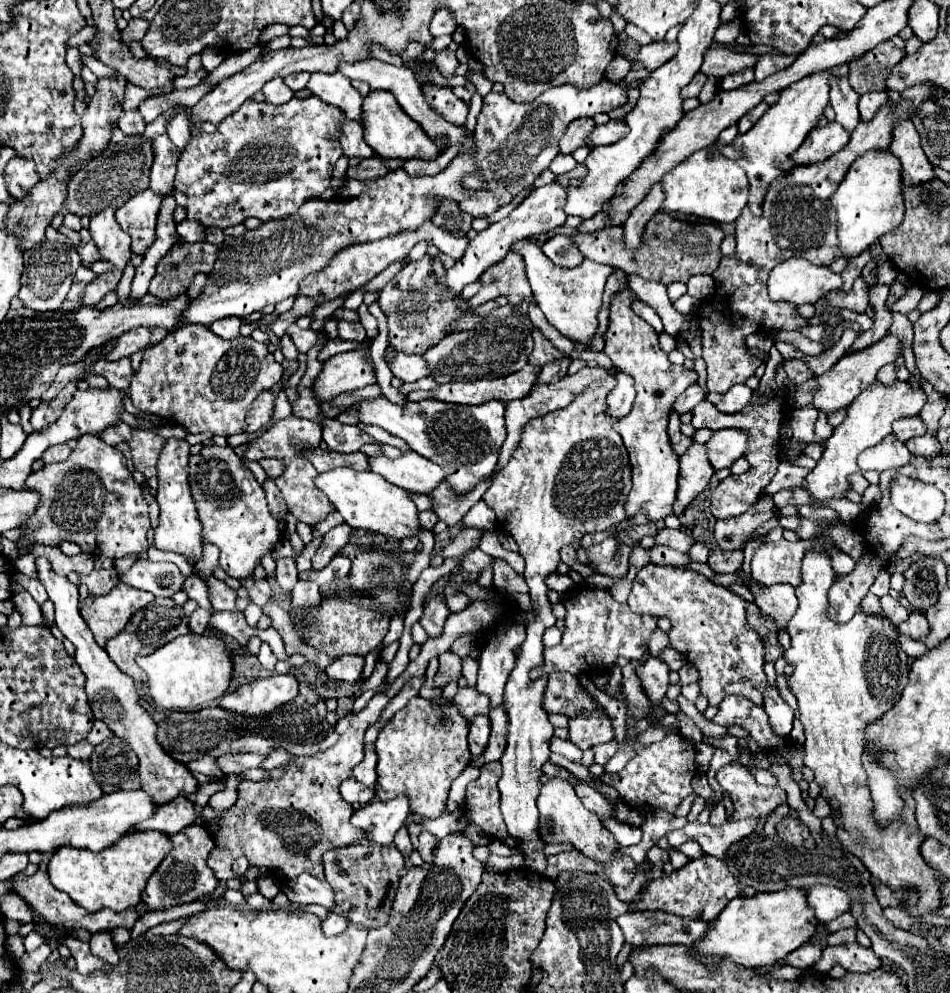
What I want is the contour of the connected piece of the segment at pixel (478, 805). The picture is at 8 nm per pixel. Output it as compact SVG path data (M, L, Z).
M498 762L482 766L480 776L466 790L466 818L492 838L506 836L506 824L500 816L500 792L496 786L500 776L502 766Z

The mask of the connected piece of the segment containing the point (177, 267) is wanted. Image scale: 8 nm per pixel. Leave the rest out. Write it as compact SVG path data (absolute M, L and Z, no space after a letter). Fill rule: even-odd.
M208 242L172 246L172 250L160 260L148 292L166 300L186 292L186 286L196 272L212 272L218 252L220 250Z

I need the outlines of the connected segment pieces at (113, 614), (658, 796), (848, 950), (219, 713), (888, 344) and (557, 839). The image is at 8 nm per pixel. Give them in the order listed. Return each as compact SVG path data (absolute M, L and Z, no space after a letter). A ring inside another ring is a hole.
M120 582L106 596L88 596L80 608L80 614L94 634L98 646L124 630L134 612L148 606L156 596L144 590L136 590Z
M668 732L662 742L650 744L640 748L636 758L632 758L624 770L618 774L604 772L602 782L610 784L614 782L614 788L620 792L620 798L630 807L646 811L647 806L653 809L676 810L684 798L692 794L690 780L696 774L696 762L694 762L694 744L690 740L684 740L676 732Z
M842 944L842 946L826 946L822 950L822 958L814 964L816 972L828 974L832 966L840 964L846 972L872 972L882 966L880 958L872 952L872 948L862 948L858 944Z
M302 694L284 704L284 708L276 708L268 720L260 720L260 716L236 716L234 712L214 706L198 712L172 712L158 724L158 742L174 760L182 764L188 764L204 754L214 758L236 752L268 756L276 748L284 748L292 756L316 756L324 748L336 744L336 738L338 732L334 726L330 726L326 718L318 718L316 706L308 704Z
M888 334L888 336L882 338L878 344L870 346L870 348L866 348L866 350L860 350L860 352L854 352L854 354L846 354L830 372L826 372L826 374L822 374L822 376L816 376L820 388L818 388L818 392L814 394L814 408L820 410L820 412L824 412L826 416L828 416L830 412L838 412L838 410L842 410L842 408L848 408L850 402L852 402L864 388L868 388L868 386L874 382L876 372L878 372L884 364L894 362L898 356L900 356L900 342L898 342L892 334Z
M552 778L542 786L538 796L538 810L540 810L540 836L548 844L572 844L582 852L586 858L600 862L604 866L604 876L616 886L628 886L636 872L636 862L628 856L618 854L620 844L616 842L614 834L604 828L600 818L584 808L580 798L576 796L574 788L564 782L562 778Z

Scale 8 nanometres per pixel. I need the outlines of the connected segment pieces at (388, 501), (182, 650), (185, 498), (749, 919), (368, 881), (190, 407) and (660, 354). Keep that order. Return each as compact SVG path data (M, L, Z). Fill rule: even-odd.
M334 468L334 470L318 474L314 482L330 498L336 510L344 516L346 524L352 528L370 530L374 534L384 534L394 540L414 538L422 530L418 508L410 500L408 492L390 484L386 478L382 478L376 472L356 472L352 468Z
M186 634L164 644L150 656L136 658L138 666L148 674L150 696L162 708L204 708L224 696L230 688L234 662L222 638Z
M168 440L160 458L158 458L158 492L156 500L160 504L160 526L154 532L154 546L164 552L178 552L190 558L194 574L198 568L194 566L202 558L202 528L196 516L196 504L192 500L192 492L188 486L188 458L190 444L186 440Z
M784 888L780 892L762 892L752 898L734 898L712 922L708 936L692 948L702 958L732 958L748 968L772 966L786 954L810 942L818 926L812 908L806 902L806 888Z
M372 842L336 848L324 854L324 876L336 892L336 904L350 924L364 928L380 928L388 922L388 914L396 896L404 858L394 846L378 846Z
M192 324L146 348L140 370L130 384L130 398L138 410L154 414L164 422L172 420L190 434L210 430L218 436L232 436L242 432L252 400L280 382L282 372L268 348L254 338L222 340L210 328ZM148 392L154 398L148 398Z
M624 280L624 288L610 300L610 322L608 330L602 334L602 352L612 360L616 370L634 378L636 388L636 400L632 404L632 410L616 420L616 432L622 436L624 446L630 454L634 482L628 494L626 512L628 516L634 516L636 512L644 510L650 516L650 522L654 522L672 514L672 504L678 490L678 456L674 454L666 434L670 408L676 396L684 392L690 384L694 384L698 376L694 370L686 370L684 366L668 362L666 352L659 346L656 330L632 310L634 300L638 300L638 296L630 290L628 280Z

